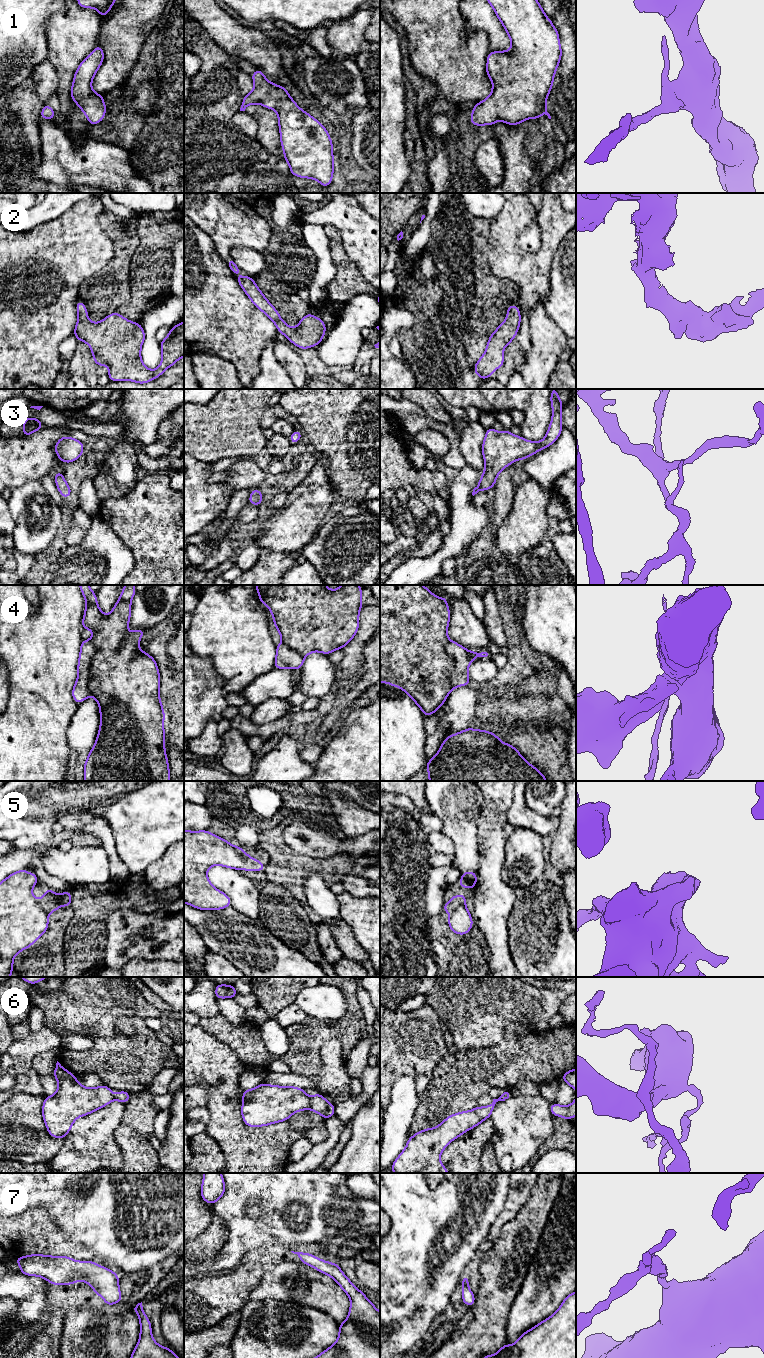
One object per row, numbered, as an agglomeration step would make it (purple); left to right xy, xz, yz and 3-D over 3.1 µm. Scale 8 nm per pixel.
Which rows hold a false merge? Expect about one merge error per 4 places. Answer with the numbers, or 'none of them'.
4, 5, 6

